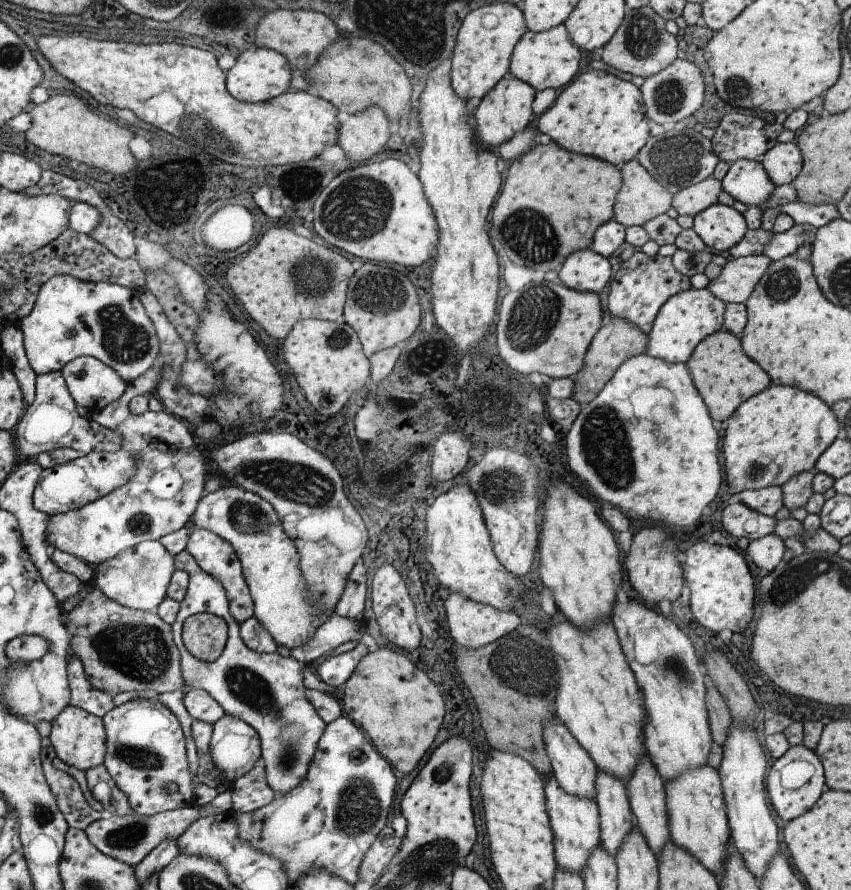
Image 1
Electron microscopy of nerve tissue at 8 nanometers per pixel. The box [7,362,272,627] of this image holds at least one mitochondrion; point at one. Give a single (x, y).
(140, 523)

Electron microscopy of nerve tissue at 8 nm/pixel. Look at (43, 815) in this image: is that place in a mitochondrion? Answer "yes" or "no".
yes

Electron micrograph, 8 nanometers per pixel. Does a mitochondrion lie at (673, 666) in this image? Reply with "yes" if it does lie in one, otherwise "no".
yes

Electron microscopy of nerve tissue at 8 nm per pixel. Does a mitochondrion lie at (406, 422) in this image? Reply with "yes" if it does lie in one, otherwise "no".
no

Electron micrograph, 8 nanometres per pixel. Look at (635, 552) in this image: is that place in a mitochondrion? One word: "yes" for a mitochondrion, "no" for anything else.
no

